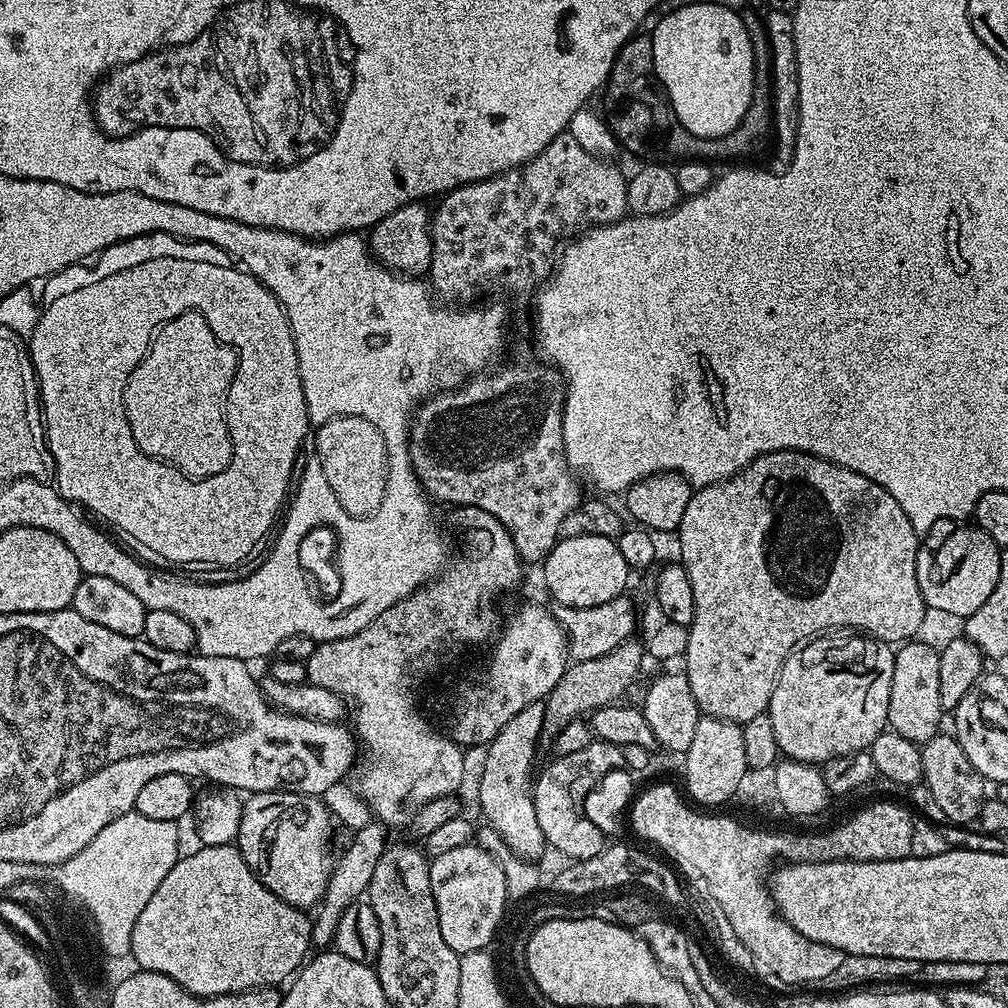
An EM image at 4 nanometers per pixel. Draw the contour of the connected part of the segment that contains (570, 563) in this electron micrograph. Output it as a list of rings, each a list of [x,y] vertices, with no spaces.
[[[579,536],[561,538],[542,561],[544,584],[553,596],[553,601],[571,608],[602,606],[614,598],[625,595],[630,569],[622,550],[618,550],[616,540],[611,536]]]

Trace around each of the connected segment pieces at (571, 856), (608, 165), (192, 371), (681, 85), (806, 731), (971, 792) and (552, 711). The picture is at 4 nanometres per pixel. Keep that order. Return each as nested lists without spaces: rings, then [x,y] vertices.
[[[593,739],[591,743],[550,761],[544,769],[541,767],[532,789],[534,814],[538,814],[538,826],[542,826],[545,845],[551,851],[553,848],[568,856],[569,861],[591,858],[606,847],[604,833],[584,813],[584,801],[598,781],[598,774],[590,765],[602,763],[606,751],[603,741]]]
[[[565,130],[560,135],[554,137],[530,162],[520,164],[517,168],[511,168],[497,176],[479,180],[473,184],[463,184],[452,192],[443,193],[438,200],[440,205],[434,208],[430,216],[430,223],[432,225],[432,266],[430,269],[432,280],[430,279],[430,284],[434,289],[435,295],[444,302],[472,302],[475,301],[472,299],[479,292],[496,292],[499,288],[504,292],[535,293],[547,281],[548,277],[553,275],[554,257],[558,252],[556,240],[561,239],[560,241],[563,241],[565,238],[575,237],[577,234],[598,224],[612,224],[616,220],[624,219],[629,211],[628,180],[612,163],[611,159],[595,156],[592,150],[582,150],[581,144]]]
[[[178,314],[174,324],[175,327],[180,327],[181,334],[188,340],[176,341],[173,325],[169,323],[164,332],[152,340],[152,344],[146,344],[146,350],[138,356],[136,364],[132,364],[126,378],[122,380],[124,388],[120,392],[120,406],[124,424],[128,426],[130,438],[148,454],[168,458],[194,474],[224,472],[226,466],[230,466],[233,455],[233,447],[229,445],[225,408],[227,392],[235,378],[236,350],[229,344],[222,343],[214,330],[205,328],[199,316]]]
[[[684,4],[657,22],[650,46],[654,50],[656,79],[672,105],[676,123],[690,134],[713,140],[730,134],[747,118],[758,77],[752,39],[739,11],[724,4]]]
[[[821,634],[807,642],[801,643],[795,652],[785,658],[784,665],[774,686],[774,694],[768,703],[768,717],[774,725],[774,738],[778,738],[781,753],[787,759],[797,760],[803,764],[822,766],[827,760],[839,756],[851,756],[853,752],[863,752],[871,749],[874,738],[888,728],[888,707],[890,706],[890,682],[894,678],[894,658],[896,657],[893,645],[875,639],[867,634]]]
[[[937,734],[930,738],[921,747],[922,754],[922,783],[934,794],[935,801],[938,802],[939,809],[945,814],[945,821],[952,826],[972,826],[980,819],[980,811],[986,799],[984,787],[986,781],[984,777],[970,766],[970,758],[962,751],[962,746],[958,746],[955,735]]]
[[[633,638],[614,646],[610,654],[602,654],[602,658],[590,658],[569,663],[562,678],[558,678],[558,686],[548,695],[544,705],[544,729],[540,735],[540,744],[552,744],[560,736],[560,731],[567,724],[575,722],[579,716],[587,717],[599,708],[625,699],[624,695],[632,688],[632,683],[640,676],[640,667],[646,661],[646,648],[639,639]]]

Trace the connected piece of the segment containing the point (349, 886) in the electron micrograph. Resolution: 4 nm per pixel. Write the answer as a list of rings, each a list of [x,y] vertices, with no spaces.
[[[379,822],[371,823],[361,823],[351,833],[352,840],[333,865],[332,873],[328,878],[327,890],[324,892],[324,899],[317,907],[312,920],[311,938],[315,947],[326,948],[335,941],[338,922],[341,921],[342,914],[349,905],[359,901],[367,893],[370,878],[374,874],[374,866],[378,866],[378,858],[382,858],[384,851],[390,847],[389,829]]]

